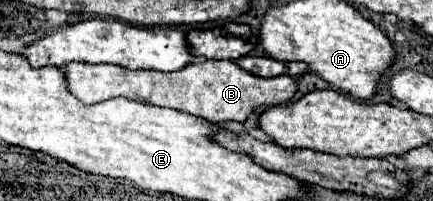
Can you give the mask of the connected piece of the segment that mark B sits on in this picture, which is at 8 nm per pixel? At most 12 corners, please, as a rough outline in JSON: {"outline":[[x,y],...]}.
{"outline":[[232,61],[180,71],[64,67],[94,105],[126,97],[212,123],[244,123],[288,103],[290,75],[256,77]]}

